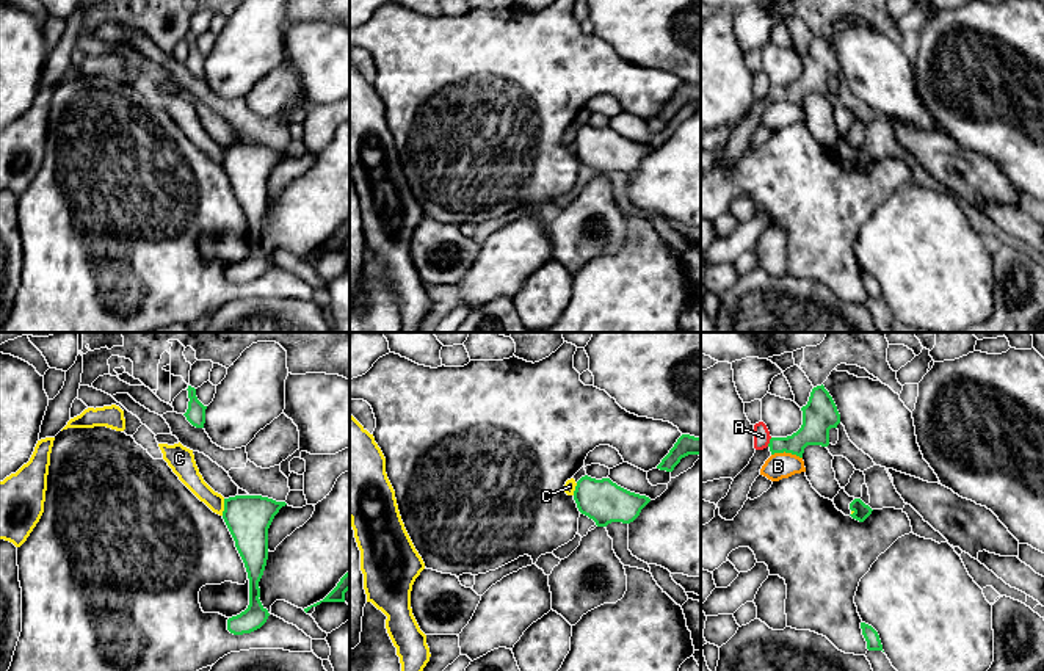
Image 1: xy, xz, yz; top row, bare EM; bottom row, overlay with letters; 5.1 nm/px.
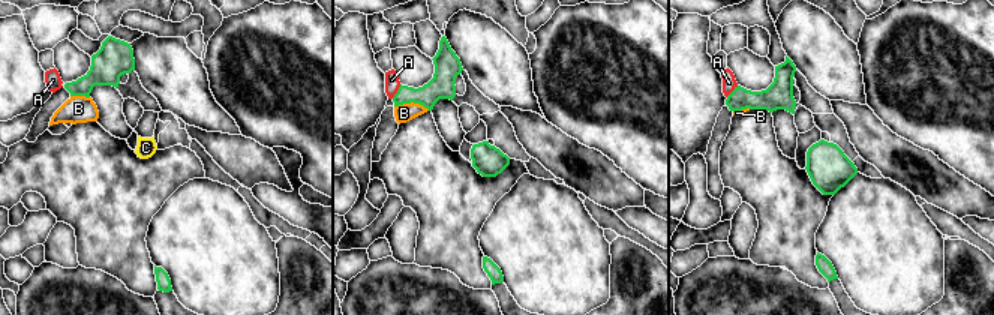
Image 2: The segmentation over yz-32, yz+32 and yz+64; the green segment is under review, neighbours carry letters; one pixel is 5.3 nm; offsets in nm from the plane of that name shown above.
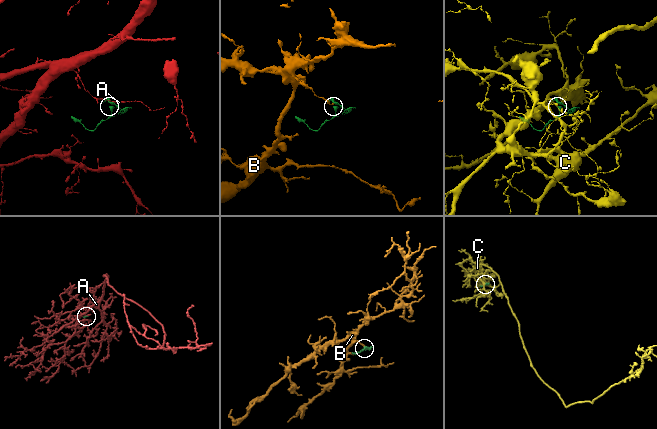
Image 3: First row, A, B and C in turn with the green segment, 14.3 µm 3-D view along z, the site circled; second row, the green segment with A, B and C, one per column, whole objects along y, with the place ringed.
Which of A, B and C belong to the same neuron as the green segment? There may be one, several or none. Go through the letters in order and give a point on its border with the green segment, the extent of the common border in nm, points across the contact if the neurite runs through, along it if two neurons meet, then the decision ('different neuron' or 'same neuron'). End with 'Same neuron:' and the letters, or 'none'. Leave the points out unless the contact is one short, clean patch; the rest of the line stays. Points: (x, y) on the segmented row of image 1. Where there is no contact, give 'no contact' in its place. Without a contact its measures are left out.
A: contact yz (770, 442); length 50 nm; way yz (815, 427), (797, 442), (770, 442), (762, 436); same neuron
B: contact yz (787, 452); length 160 nm; border yz (772, 453), (790, 452), (801, 458); different neuron
C: contact xy (224, 507); length 90 nm; border xy (224, 499), (221, 515); different neuron
Same neuron: A

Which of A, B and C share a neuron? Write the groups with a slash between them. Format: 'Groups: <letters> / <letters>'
Groups: A / B / C

